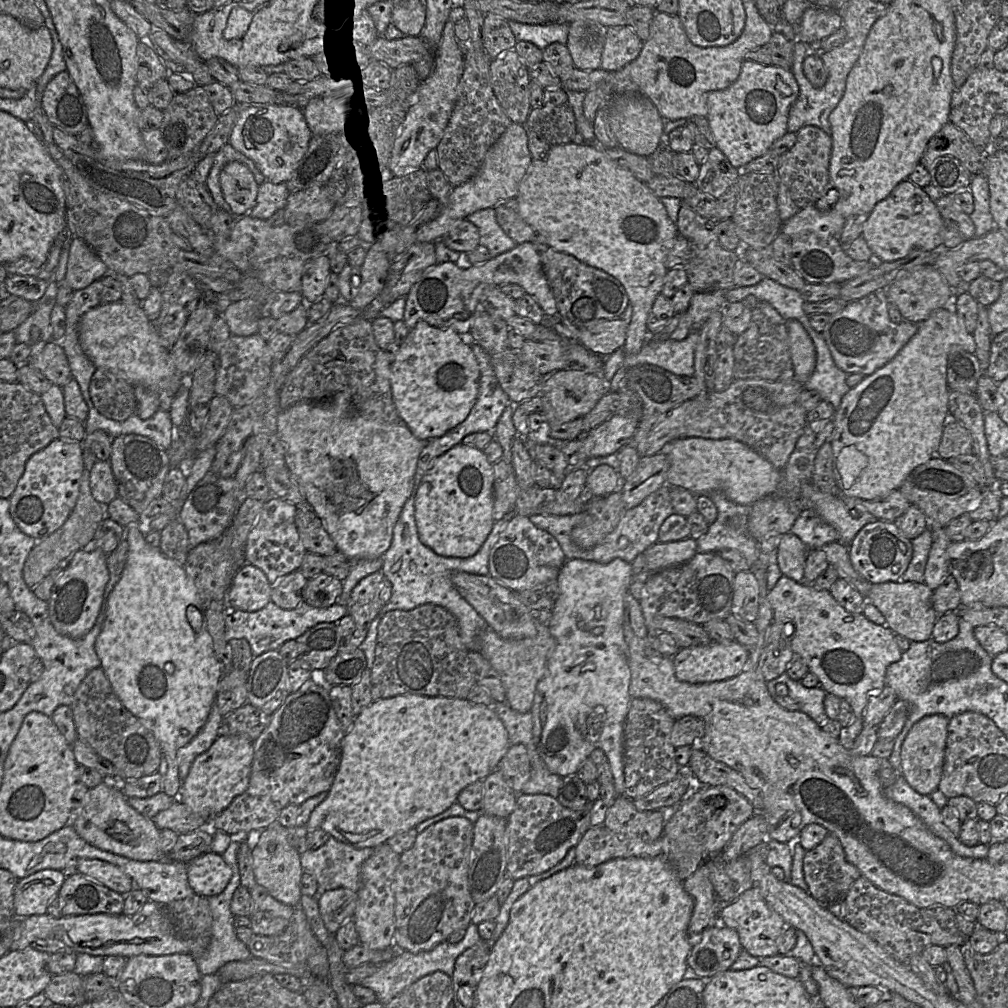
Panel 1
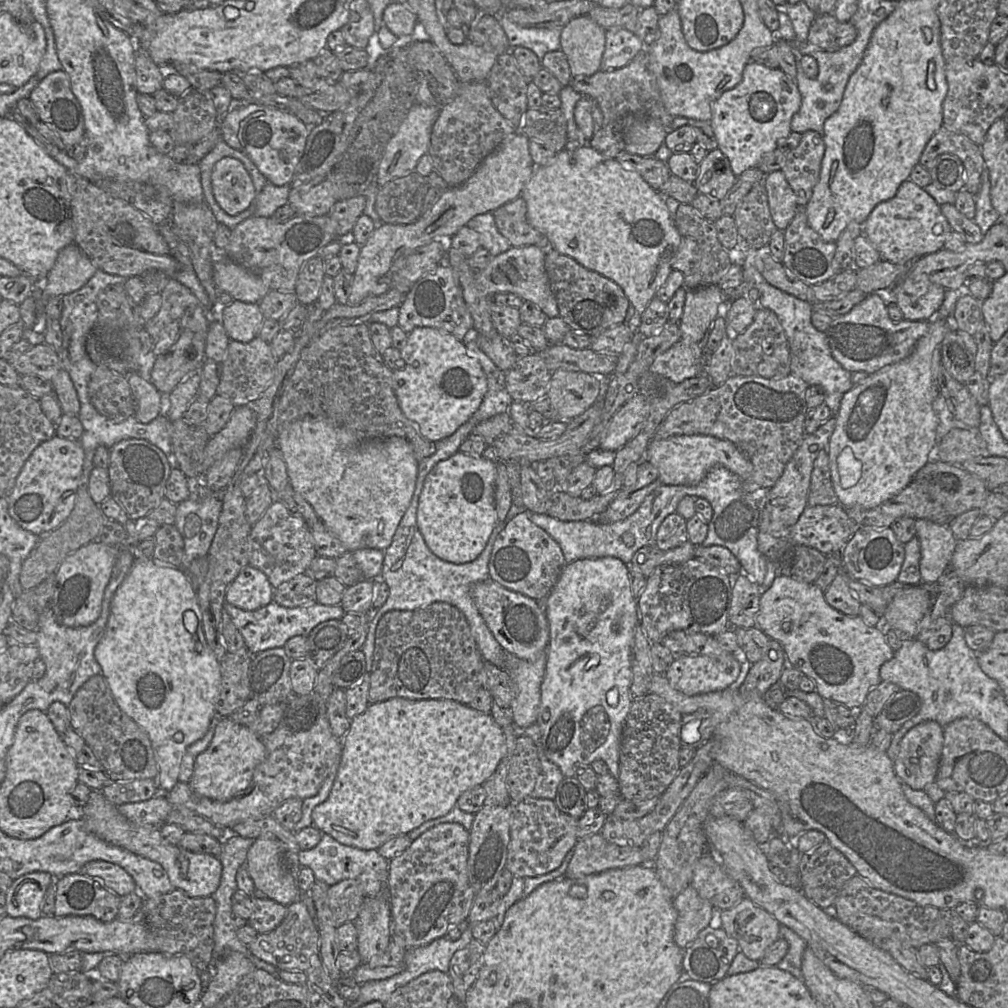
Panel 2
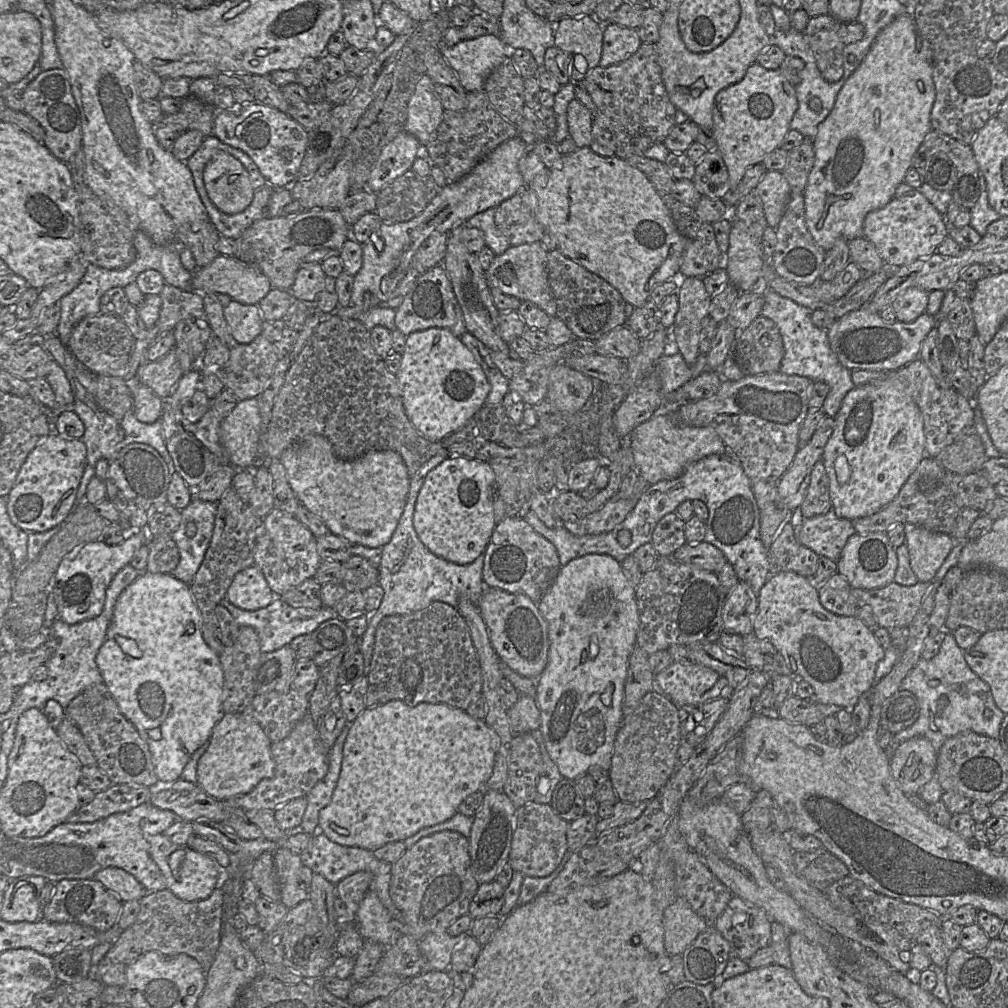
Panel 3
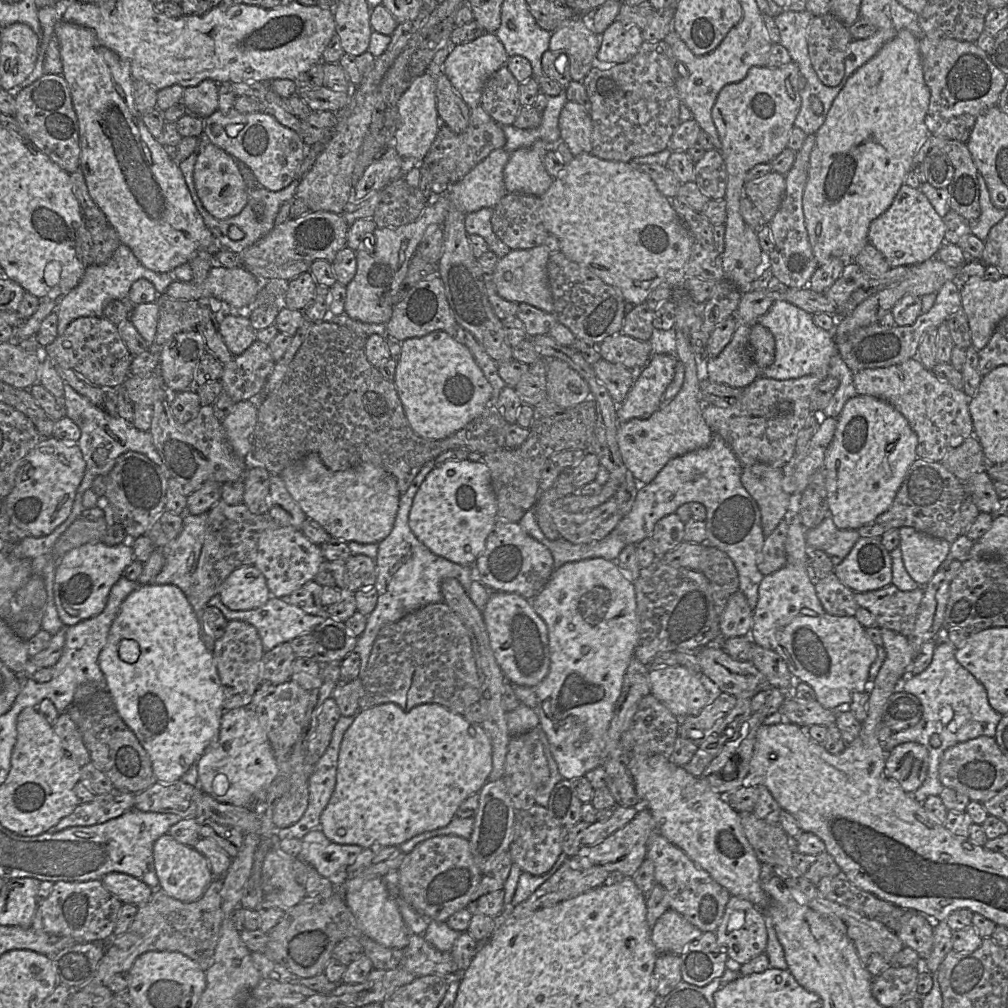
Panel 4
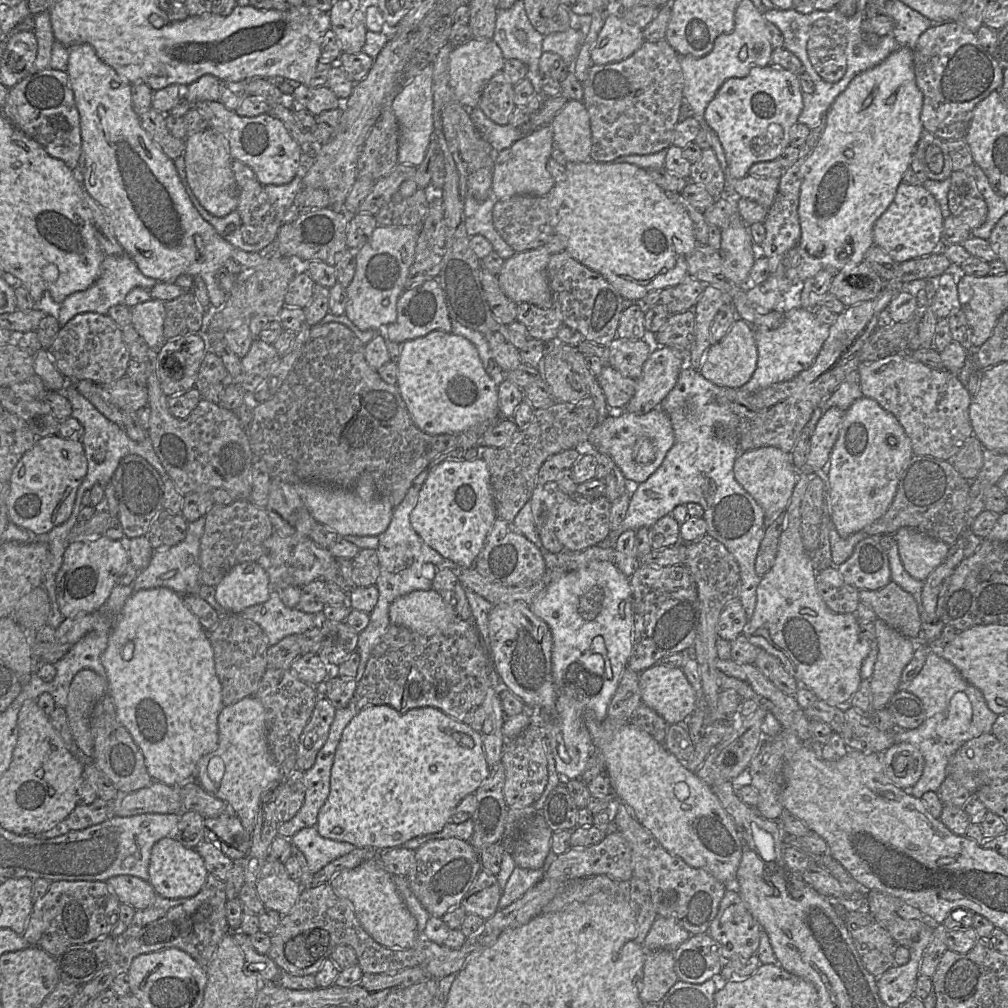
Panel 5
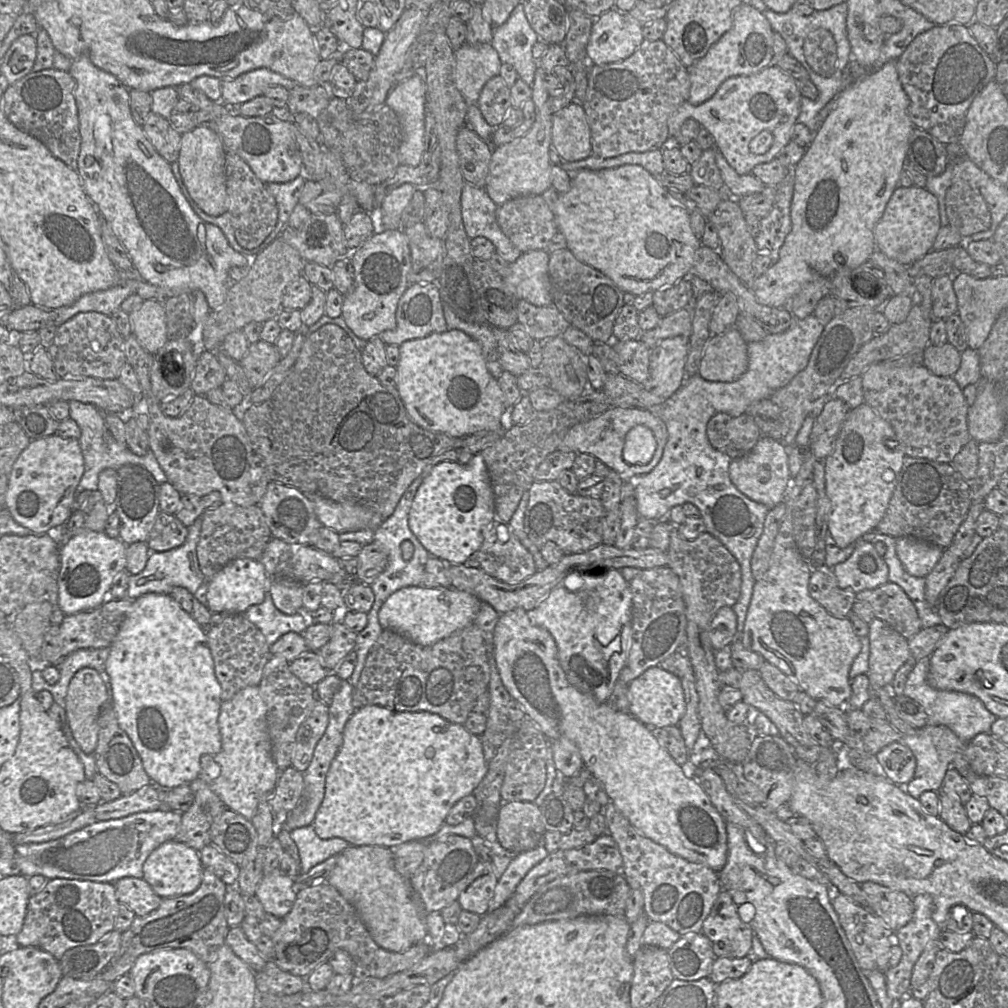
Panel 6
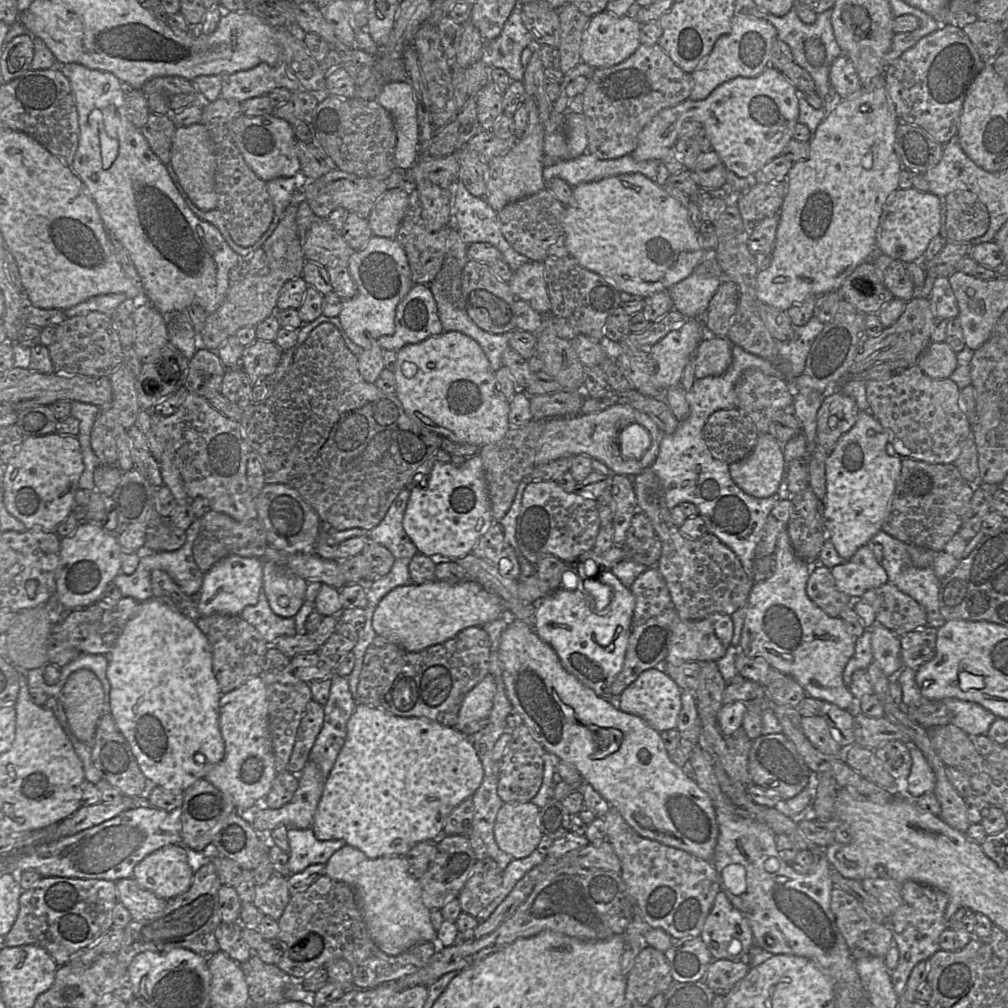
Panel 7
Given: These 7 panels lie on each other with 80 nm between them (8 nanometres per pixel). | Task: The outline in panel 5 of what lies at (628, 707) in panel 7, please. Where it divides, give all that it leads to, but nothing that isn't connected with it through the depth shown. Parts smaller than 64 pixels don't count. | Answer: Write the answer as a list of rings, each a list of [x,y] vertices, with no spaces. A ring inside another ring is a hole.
[[[653,665],[639,674],[641,700],[669,725],[683,723],[696,707],[696,693],[681,668]]]

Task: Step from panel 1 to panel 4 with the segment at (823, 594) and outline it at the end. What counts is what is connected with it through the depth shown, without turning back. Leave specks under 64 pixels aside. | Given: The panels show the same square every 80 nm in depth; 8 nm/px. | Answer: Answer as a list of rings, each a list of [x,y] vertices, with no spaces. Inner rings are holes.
[[[795,499],[790,510],[785,551],[787,562],[776,572],[764,576],[758,590],[758,602],[753,610],[753,626],[749,637],[753,643],[775,651],[785,661],[787,668],[796,681],[810,685],[816,700],[836,713],[848,707],[855,692],[868,691],[869,670],[878,655],[877,646],[866,634],[865,628],[854,616],[836,616],[827,613],[817,597],[815,584],[809,575],[809,548],[806,544],[805,528],[797,514]]]

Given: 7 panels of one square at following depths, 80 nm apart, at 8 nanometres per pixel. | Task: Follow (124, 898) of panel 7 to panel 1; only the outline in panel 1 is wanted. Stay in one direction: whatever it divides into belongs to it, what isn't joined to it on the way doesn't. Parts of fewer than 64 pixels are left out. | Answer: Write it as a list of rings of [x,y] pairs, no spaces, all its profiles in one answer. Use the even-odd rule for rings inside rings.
[[[80,859],[76,871],[120,894],[133,889],[132,879],[119,867],[99,859]]]

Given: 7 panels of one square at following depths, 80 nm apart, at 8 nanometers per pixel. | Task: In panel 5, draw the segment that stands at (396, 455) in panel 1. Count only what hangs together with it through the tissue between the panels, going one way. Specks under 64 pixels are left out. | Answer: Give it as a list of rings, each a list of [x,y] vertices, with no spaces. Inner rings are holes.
[[[298,482],[293,486],[315,521],[327,526],[339,537],[347,535],[377,537],[390,523],[394,508],[387,498],[378,493],[374,493],[372,497],[360,497],[348,489],[318,483]]]

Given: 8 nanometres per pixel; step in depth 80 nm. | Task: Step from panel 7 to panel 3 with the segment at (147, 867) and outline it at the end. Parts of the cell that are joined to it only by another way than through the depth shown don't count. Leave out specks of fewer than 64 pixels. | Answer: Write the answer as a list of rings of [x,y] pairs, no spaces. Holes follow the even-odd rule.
[[[164,834],[152,836],[149,840],[150,855],[165,877],[166,889],[178,898],[187,901],[200,901],[208,898],[219,886],[219,865],[210,857],[196,852],[186,845],[173,843]]]

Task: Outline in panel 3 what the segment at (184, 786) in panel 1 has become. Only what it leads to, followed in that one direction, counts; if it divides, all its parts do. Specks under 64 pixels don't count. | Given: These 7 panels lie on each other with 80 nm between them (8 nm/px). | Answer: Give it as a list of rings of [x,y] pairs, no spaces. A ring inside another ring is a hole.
[[[242,713],[223,714],[215,725],[207,750],[198,760],[196,784],[209,796],[225,800],[250,792],[262,779],[274,775],[271,742],[259,723]]]

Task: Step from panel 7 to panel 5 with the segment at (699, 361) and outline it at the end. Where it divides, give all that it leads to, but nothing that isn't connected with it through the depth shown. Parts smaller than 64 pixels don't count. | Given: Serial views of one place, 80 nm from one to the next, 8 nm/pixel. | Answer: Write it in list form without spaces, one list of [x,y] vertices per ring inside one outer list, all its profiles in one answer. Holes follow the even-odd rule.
[[[737,319],[727,334],[717,343],[712,344],[700,368],[701,375],[708,381],[732,389],[746,384],[755,372],[758,351],[755,342],[755,328],[742,319]]]

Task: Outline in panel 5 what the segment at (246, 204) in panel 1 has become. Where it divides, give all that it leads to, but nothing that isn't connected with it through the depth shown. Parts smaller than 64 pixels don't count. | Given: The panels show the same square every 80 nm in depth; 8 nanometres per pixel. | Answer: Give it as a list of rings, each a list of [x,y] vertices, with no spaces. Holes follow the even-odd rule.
[[[208,128],[188,135],[183,154],[186,179],[200,205],[211,215],[221,218],[236,211],[239,189],[232,169],[233,158],[226,140],[220,133]]]

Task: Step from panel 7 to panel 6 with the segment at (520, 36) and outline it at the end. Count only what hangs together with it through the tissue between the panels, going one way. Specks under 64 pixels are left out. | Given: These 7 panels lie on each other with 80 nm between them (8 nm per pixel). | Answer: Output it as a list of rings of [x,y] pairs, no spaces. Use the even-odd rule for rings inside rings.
[[[519,3],[507,21],[494,28],[490,44],[498,52],[501,62],[511,64],[519,79],[531,87],[538,62],[532,56],[532,48],[538,41],[539,37],[527,21],[523,5]],[[519,35],[526,37],[523,45],[517,41]]]

